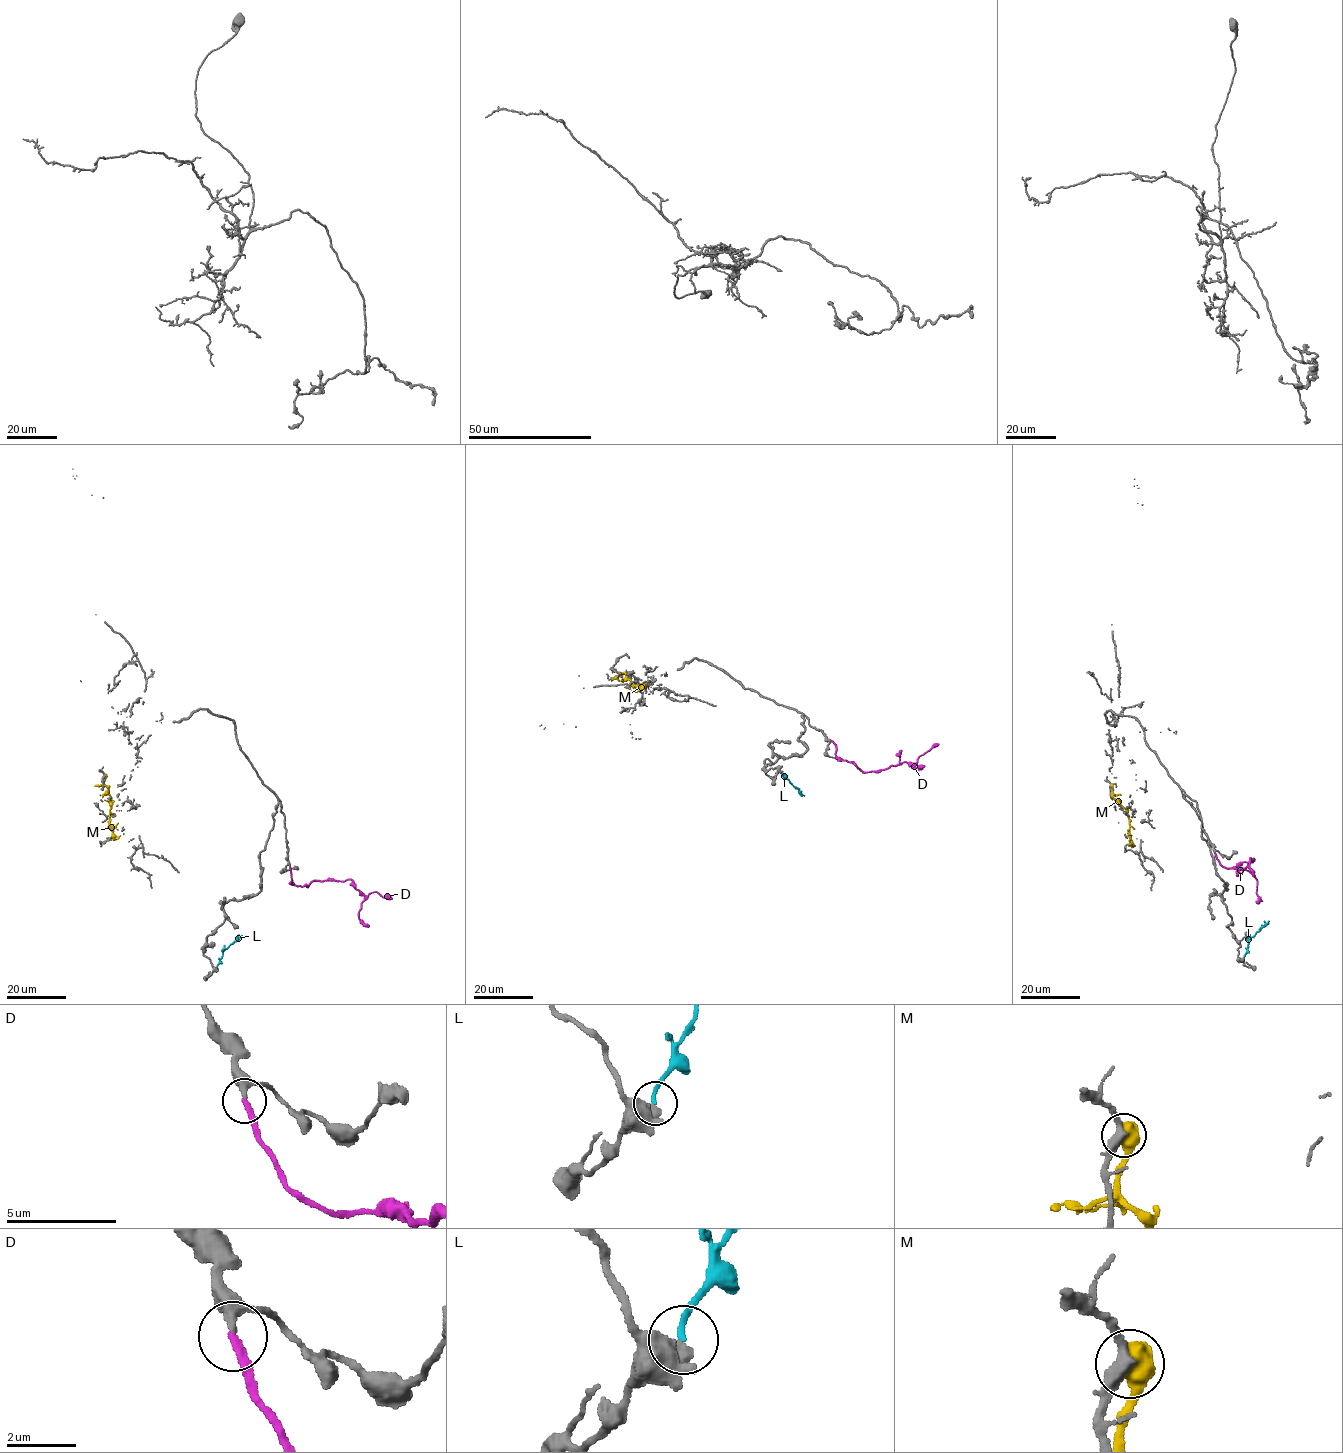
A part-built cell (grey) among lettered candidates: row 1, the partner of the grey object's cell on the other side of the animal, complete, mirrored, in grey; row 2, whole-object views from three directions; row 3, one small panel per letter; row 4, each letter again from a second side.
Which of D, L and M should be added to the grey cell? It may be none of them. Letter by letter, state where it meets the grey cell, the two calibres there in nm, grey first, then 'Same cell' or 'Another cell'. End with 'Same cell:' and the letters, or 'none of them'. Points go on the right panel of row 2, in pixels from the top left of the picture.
D: Touches grey at (1215, 853). Thickness 280 nm (grey) against 240 nm. Same cell
L: Touches grey at (1243, 957). Thickness 500 nm (grey) against 170 nm. Another cell
M: Touches grey at (1111, 785). Thickness 360 nm (grey) against 650 nm. Another cell
Same cell: D

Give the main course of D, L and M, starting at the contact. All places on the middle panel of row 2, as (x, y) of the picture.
D: (831, 740), (835, 755), (853, 761), (863, 772), (880, 771), (905, 762), (915, 766), (913, 768), (924, 765)
L: (781, 772), (804, 795)
M: (620, 674), (624, 673), (633, 687), (639, 687), (635, 691)

